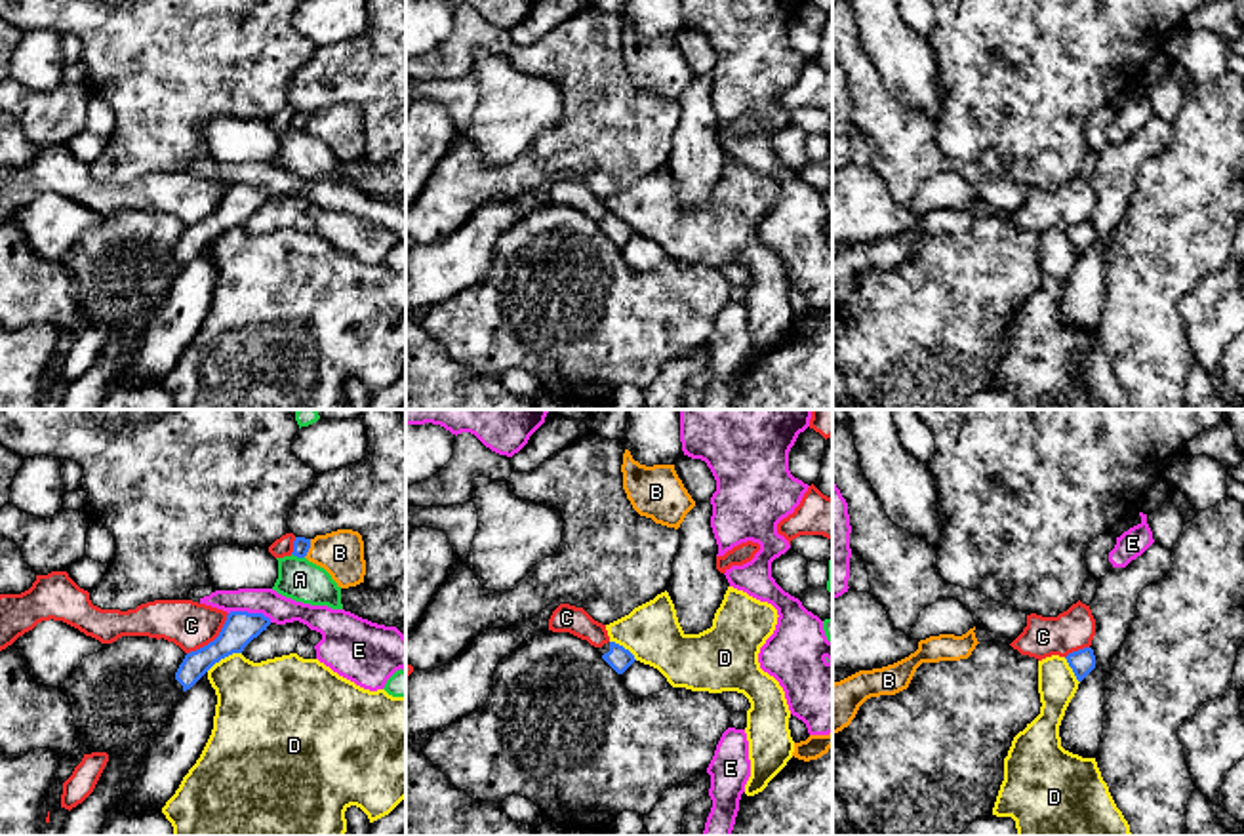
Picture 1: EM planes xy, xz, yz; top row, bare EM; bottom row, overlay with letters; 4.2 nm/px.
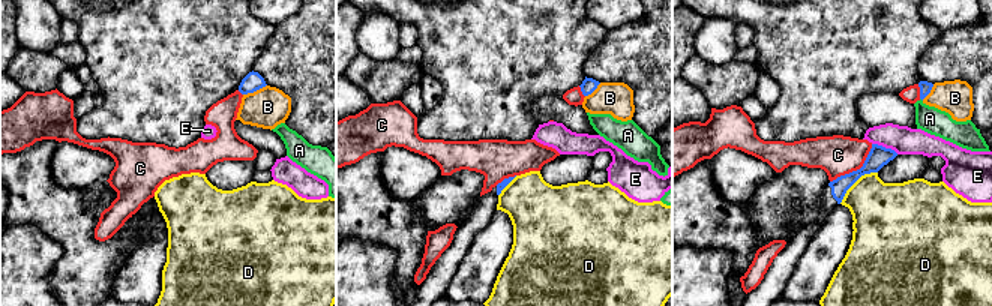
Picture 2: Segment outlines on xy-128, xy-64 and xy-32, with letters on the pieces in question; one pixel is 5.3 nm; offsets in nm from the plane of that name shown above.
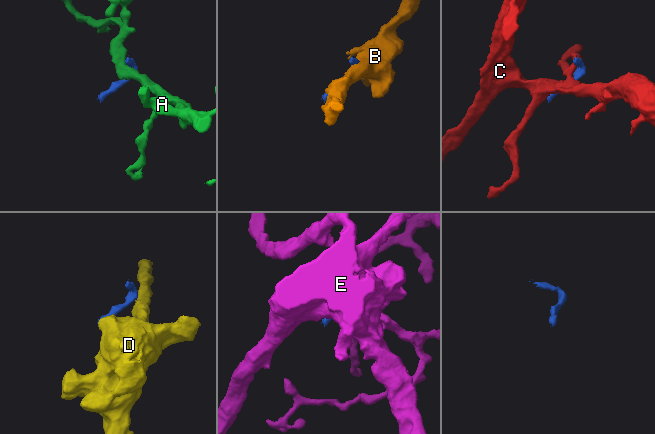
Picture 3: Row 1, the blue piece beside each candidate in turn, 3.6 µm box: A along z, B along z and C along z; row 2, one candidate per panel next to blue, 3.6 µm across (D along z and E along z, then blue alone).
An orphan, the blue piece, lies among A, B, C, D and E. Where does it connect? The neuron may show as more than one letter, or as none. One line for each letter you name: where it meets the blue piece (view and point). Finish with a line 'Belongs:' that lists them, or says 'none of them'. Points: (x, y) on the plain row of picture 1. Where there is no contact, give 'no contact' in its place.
Belongs: none of them

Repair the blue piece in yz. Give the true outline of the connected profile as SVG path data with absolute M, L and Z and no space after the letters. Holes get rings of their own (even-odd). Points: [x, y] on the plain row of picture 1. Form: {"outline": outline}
{"outline": "M1092 221L1073 225L1065 232L1078 255L1082 255L1095 242L1095 229Z"}

